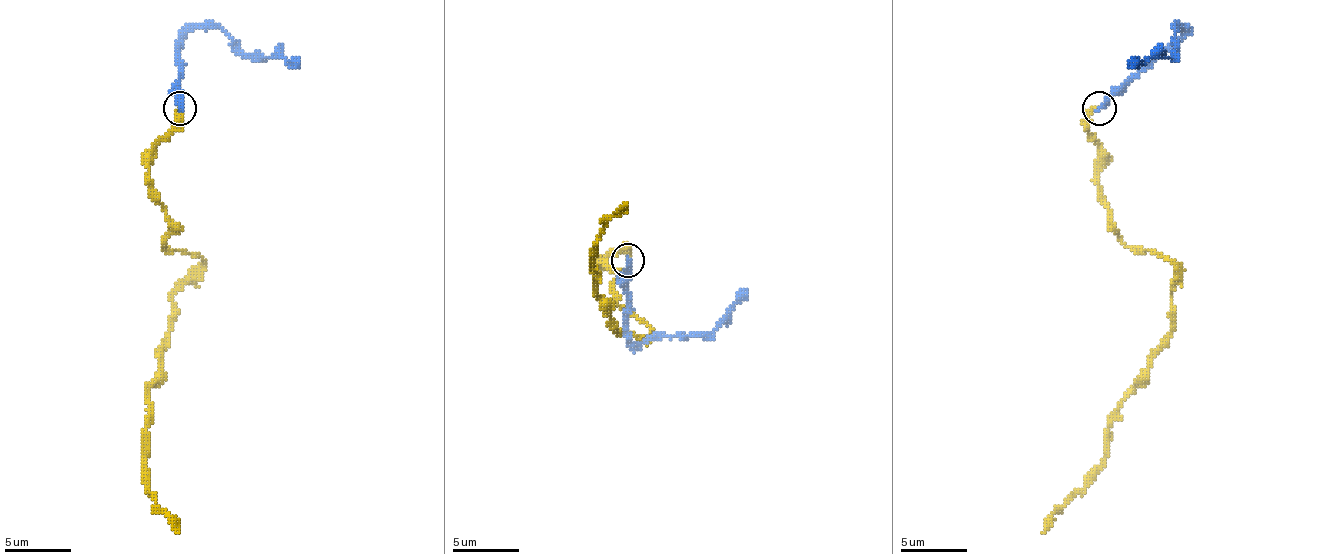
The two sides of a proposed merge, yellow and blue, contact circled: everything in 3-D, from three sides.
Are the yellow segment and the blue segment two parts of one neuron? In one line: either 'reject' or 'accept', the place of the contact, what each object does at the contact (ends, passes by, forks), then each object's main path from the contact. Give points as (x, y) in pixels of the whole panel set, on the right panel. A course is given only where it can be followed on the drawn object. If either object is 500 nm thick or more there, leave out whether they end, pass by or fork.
reject; place (1099, 108); yellow ends; blue ends; course yellow (1098, 107), (1088, 127), (1098, 194), (1128, 247), (1171, 263), (1171, 330), (1108, 430), (1105, 466), (1042, 533); course blue (1098, 107), (1178, 41), (1181, 31), (1175, 27), (1171, 54), (1128, 64)

